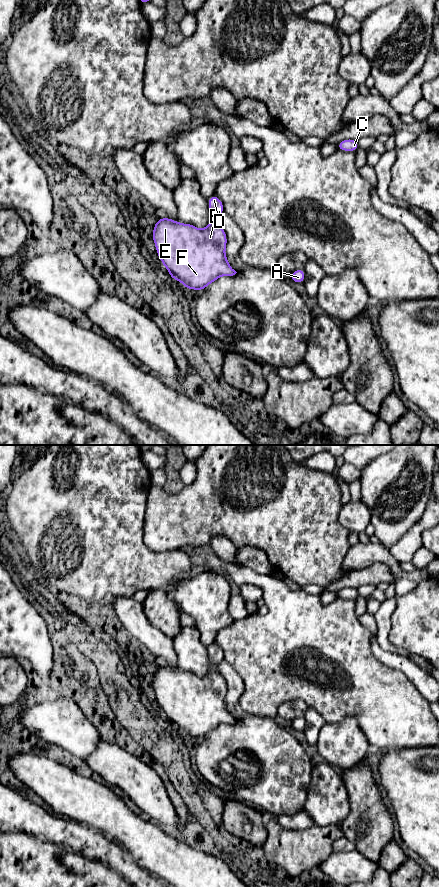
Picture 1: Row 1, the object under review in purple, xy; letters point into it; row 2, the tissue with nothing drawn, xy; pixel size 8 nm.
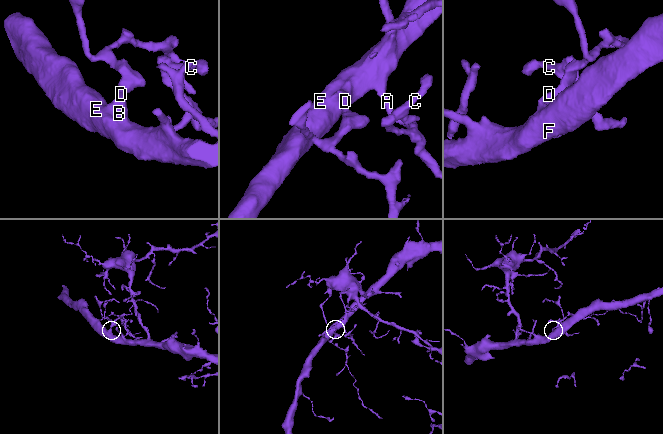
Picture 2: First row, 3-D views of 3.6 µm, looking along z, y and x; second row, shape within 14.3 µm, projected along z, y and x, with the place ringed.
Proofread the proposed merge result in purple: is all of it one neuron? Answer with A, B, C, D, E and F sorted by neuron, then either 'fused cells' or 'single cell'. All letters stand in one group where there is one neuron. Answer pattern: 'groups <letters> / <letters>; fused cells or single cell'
groups A B C D E F; single cell

